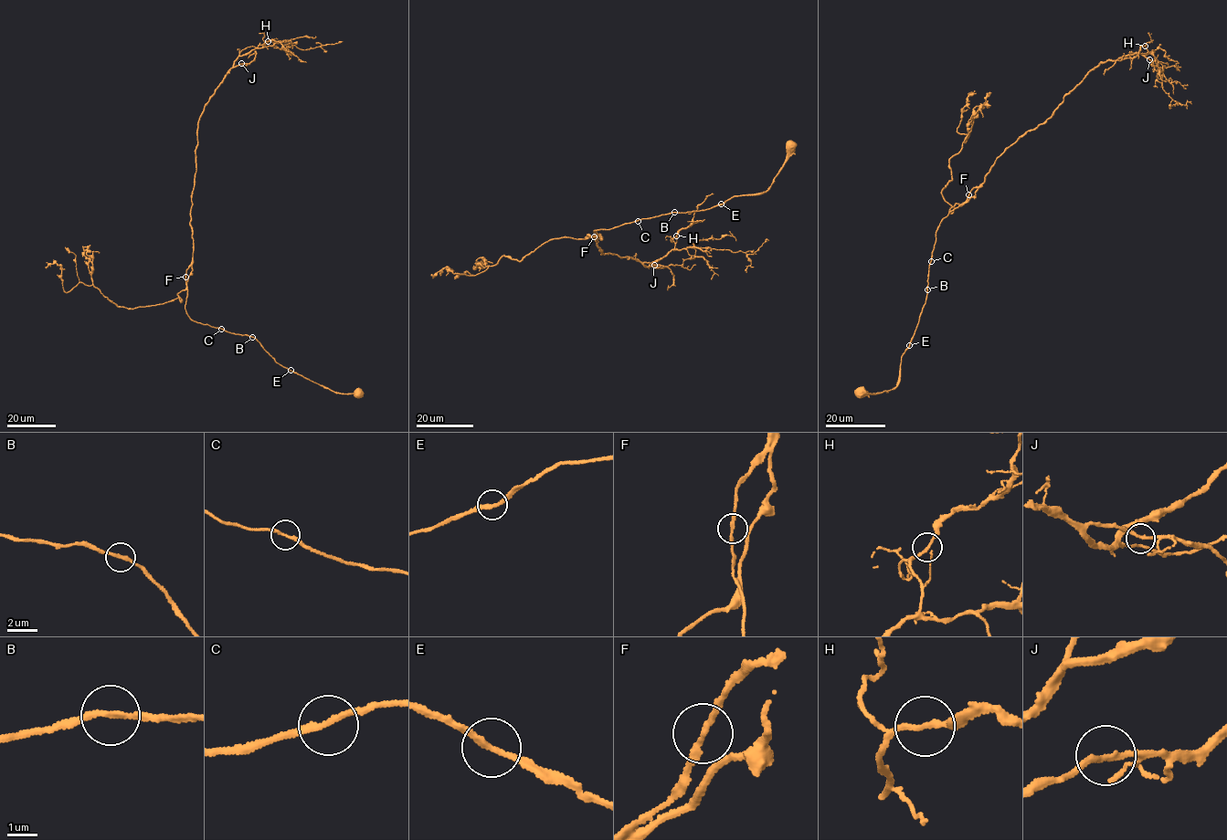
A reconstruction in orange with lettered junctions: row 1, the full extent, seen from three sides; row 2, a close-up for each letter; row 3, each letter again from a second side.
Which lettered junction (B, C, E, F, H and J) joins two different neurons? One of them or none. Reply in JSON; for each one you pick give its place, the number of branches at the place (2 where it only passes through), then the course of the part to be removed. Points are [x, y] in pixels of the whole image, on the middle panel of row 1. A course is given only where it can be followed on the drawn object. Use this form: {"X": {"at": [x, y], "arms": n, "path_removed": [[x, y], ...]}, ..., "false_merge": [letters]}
{"false_merge": []}

